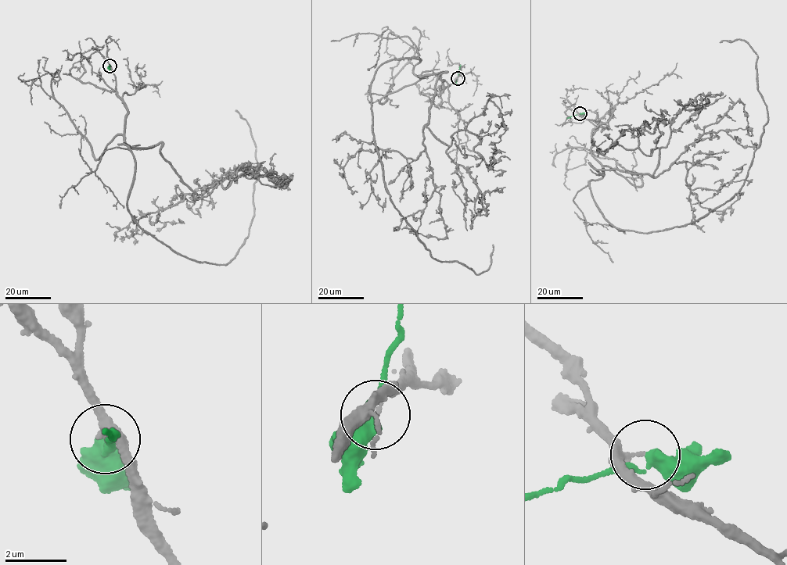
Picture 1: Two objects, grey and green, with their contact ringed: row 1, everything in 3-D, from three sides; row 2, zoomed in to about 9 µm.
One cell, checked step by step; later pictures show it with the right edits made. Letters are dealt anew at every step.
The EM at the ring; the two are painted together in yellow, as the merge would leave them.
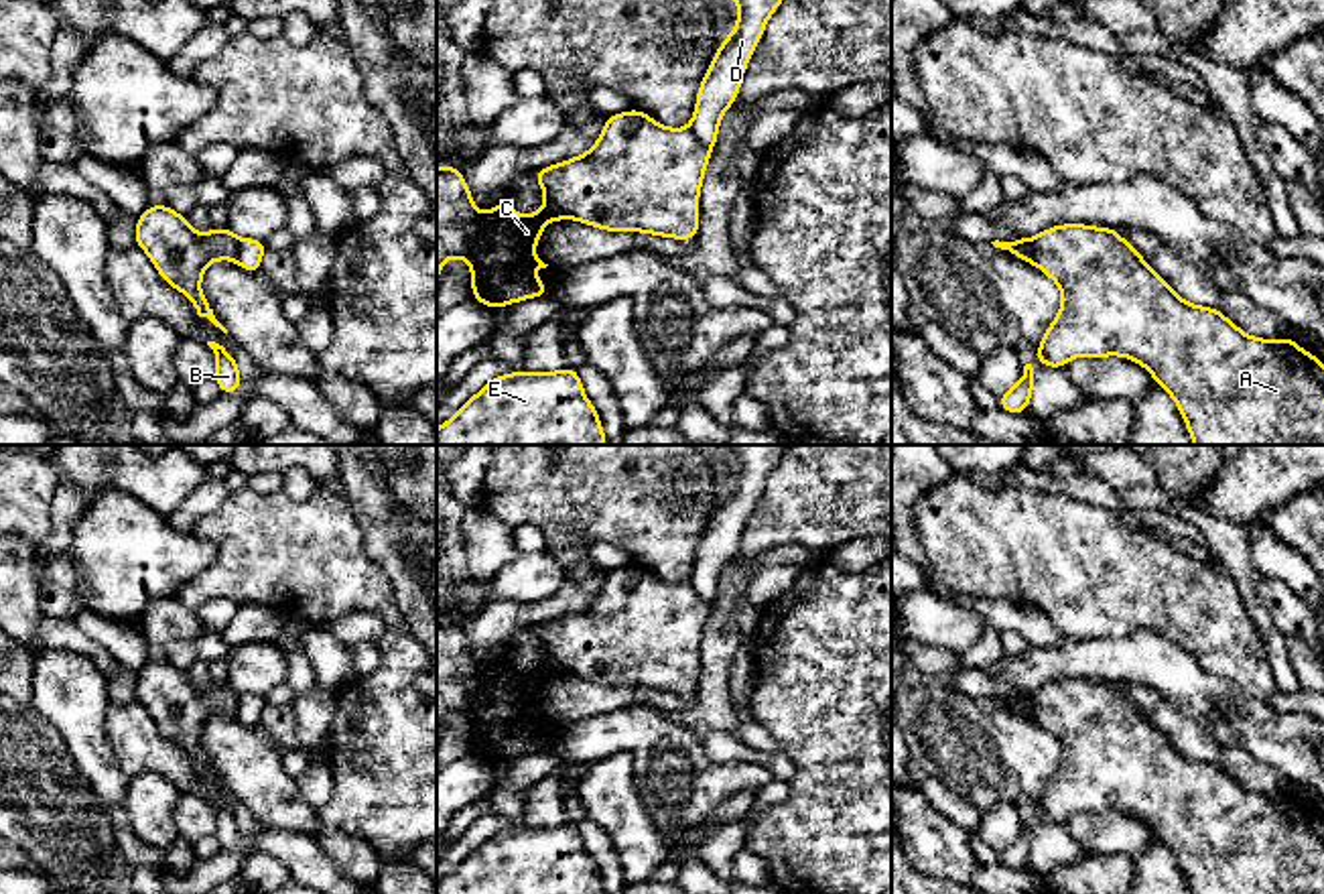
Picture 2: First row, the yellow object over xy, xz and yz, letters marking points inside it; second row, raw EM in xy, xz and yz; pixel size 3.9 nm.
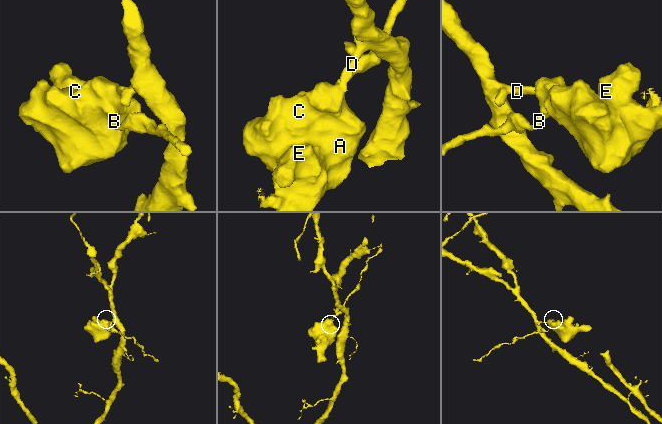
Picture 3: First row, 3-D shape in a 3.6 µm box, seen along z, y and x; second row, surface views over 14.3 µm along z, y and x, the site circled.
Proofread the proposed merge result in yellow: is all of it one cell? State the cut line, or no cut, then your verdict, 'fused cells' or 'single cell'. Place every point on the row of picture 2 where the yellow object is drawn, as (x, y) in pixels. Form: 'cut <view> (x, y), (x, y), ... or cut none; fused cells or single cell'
cut xz (689, 126), (709, 149); fused cells

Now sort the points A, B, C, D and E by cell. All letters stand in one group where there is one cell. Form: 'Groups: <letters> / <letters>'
Groups: A B C E / D

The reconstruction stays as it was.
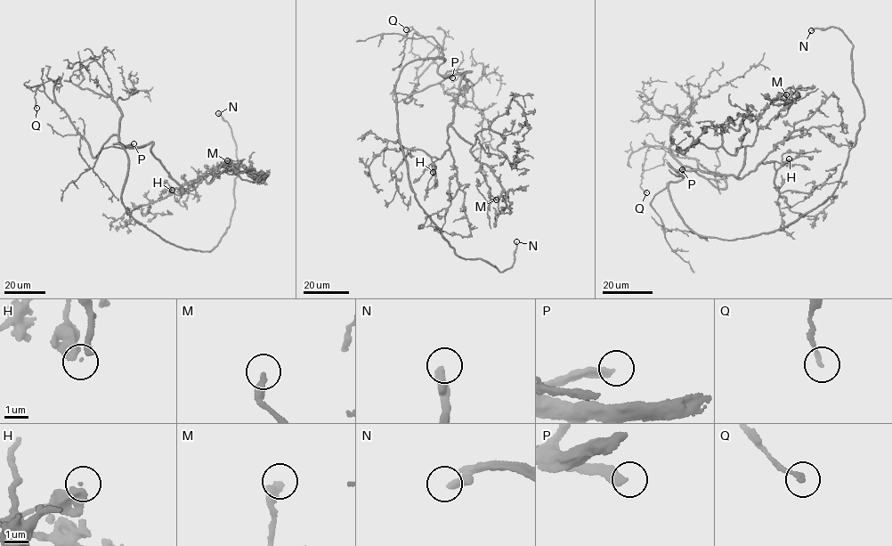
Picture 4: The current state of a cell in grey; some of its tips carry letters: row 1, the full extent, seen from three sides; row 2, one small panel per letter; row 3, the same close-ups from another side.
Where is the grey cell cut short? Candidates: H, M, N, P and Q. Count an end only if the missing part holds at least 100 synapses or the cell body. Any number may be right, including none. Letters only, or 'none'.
N, P

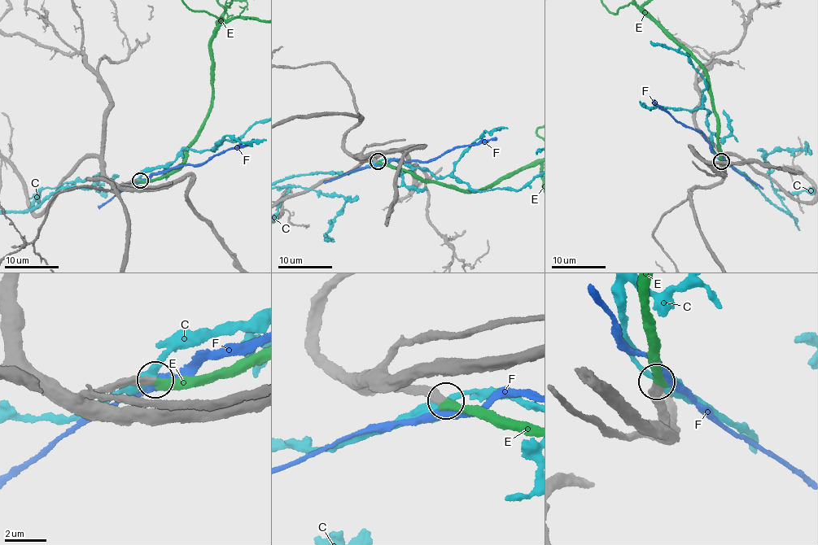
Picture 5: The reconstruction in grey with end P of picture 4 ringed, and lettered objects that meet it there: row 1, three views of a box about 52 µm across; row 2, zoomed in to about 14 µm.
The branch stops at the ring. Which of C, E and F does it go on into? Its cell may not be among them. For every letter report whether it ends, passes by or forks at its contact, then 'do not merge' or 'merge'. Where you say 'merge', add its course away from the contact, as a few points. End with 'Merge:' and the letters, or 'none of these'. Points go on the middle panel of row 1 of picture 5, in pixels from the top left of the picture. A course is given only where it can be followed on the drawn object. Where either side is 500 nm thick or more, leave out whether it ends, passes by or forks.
C: do not merge
E: it ends | merge
F: it passes by | do not merge
Merge: E

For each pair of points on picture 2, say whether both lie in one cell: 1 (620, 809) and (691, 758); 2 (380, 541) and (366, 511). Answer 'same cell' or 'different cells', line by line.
1: different cells
2: same cell

